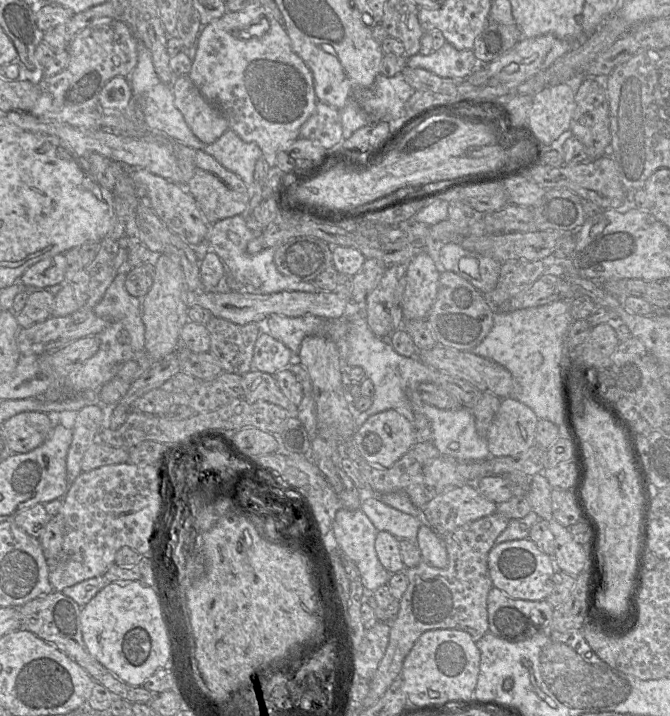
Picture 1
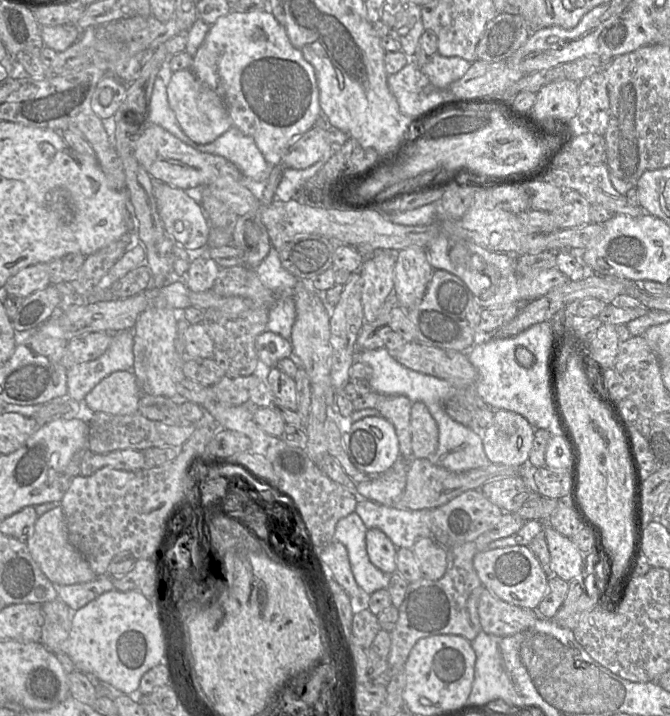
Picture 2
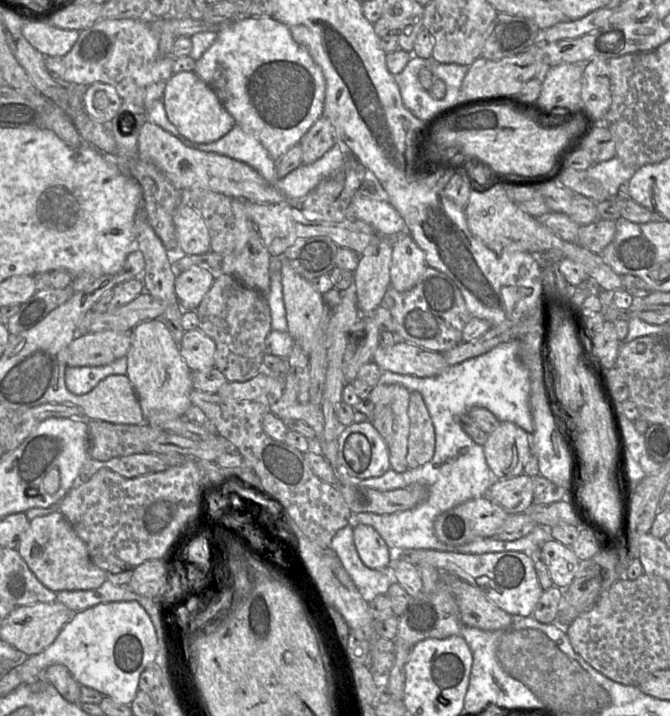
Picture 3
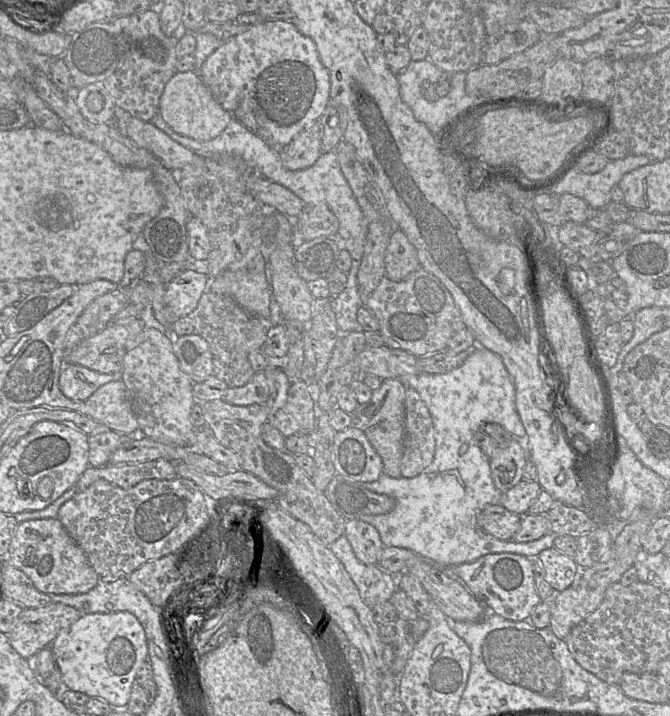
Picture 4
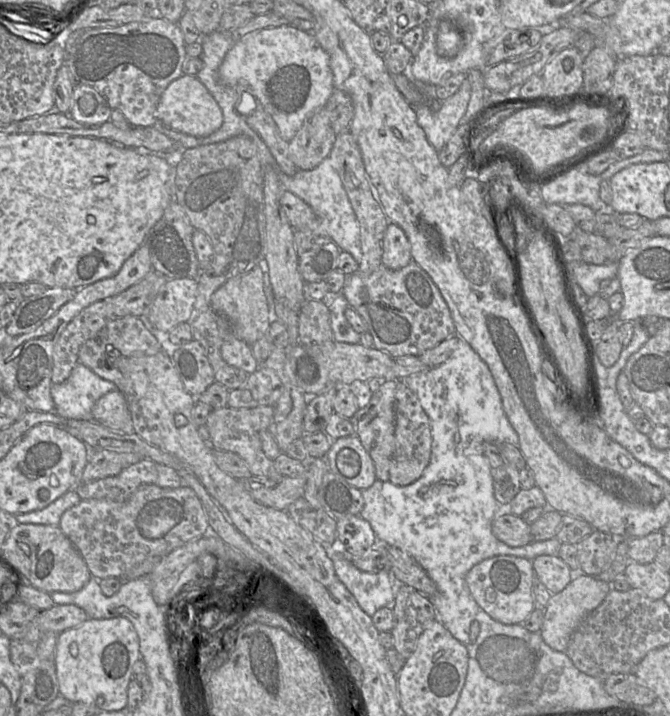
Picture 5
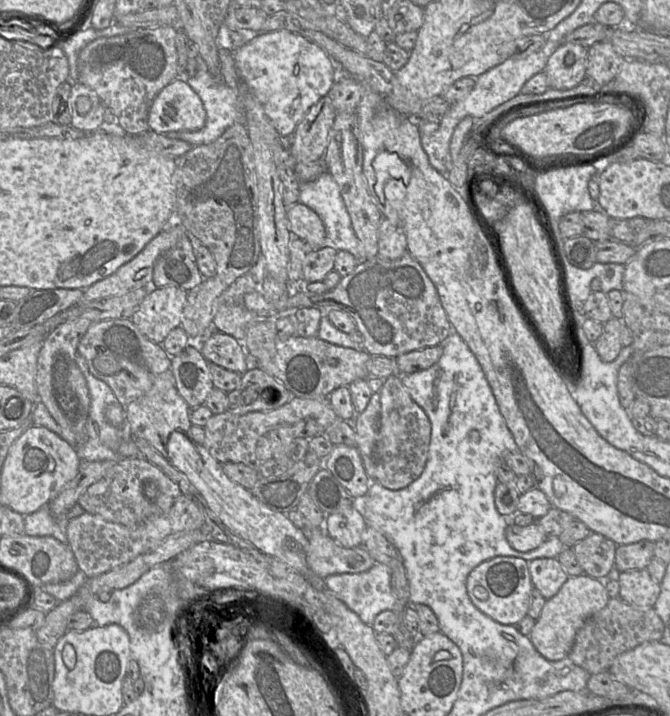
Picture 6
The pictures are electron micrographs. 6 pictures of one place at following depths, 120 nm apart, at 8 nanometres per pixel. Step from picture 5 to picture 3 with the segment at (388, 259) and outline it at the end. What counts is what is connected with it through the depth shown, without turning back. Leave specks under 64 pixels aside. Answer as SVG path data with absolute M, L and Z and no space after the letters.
M407 232L392 238L390 264L392 288L400 292L411 289L418 282L426 267L424 252Z

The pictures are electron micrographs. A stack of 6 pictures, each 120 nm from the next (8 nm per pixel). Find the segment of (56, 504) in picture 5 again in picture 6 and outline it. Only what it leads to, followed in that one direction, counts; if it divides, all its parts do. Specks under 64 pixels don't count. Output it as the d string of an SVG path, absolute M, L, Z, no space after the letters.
M76 503L64 517L53 517L48 504L44 505L36 512L24 516L24 534L52 536L63 544L68 544L66 536L68 521L84 512L84 509Z

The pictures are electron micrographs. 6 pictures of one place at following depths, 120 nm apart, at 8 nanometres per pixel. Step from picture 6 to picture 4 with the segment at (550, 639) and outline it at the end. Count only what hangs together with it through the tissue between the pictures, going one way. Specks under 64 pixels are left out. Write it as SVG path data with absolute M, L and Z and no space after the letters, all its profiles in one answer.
M573 585L554 594L551 601L549 628L555 636L565 640L571 630L593 613L601 604L605 590L593 590L585 585Z

